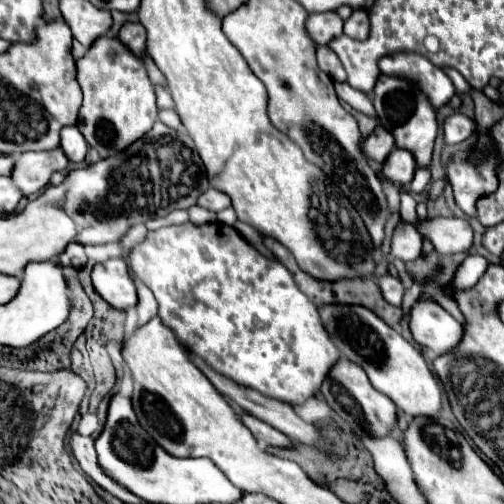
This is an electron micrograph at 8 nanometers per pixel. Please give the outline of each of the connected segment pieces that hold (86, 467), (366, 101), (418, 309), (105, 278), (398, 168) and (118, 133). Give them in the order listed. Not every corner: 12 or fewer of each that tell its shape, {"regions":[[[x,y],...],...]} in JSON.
{"regions":[[[73,433],[71,451],[79,467],[123,503],[145,503],[113,483],[97,467],[91,437]],[[335,83],[337,97],[353,109],[379,119],[365,93]],[[429,299],[411,307],[413,339],[443,355],[463,325]],[[123,259],[97,263],[91,279],[115,309],[137,305]],[[393,149],[383,165],[397,185],[413,181],[417,161],[407,149]],[[119,39],[77,59],[77,127],[101,159],[157,121],[141,59]]]}

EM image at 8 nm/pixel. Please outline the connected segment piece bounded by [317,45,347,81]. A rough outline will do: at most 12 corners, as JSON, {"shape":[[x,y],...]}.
{"shape":[[317,47],[317,61],[333,81],[347,81],[341,61],[329,47]]}

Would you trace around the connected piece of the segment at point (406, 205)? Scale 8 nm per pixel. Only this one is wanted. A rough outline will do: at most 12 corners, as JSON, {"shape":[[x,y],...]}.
{"shape":[[401,187],[401,219],[415,221],[415,199]]}

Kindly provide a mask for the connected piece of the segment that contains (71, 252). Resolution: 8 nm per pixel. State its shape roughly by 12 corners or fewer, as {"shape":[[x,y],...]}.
{"shape":[[71,245],[57,257],[61,267],[85,267],[85,249]]}

